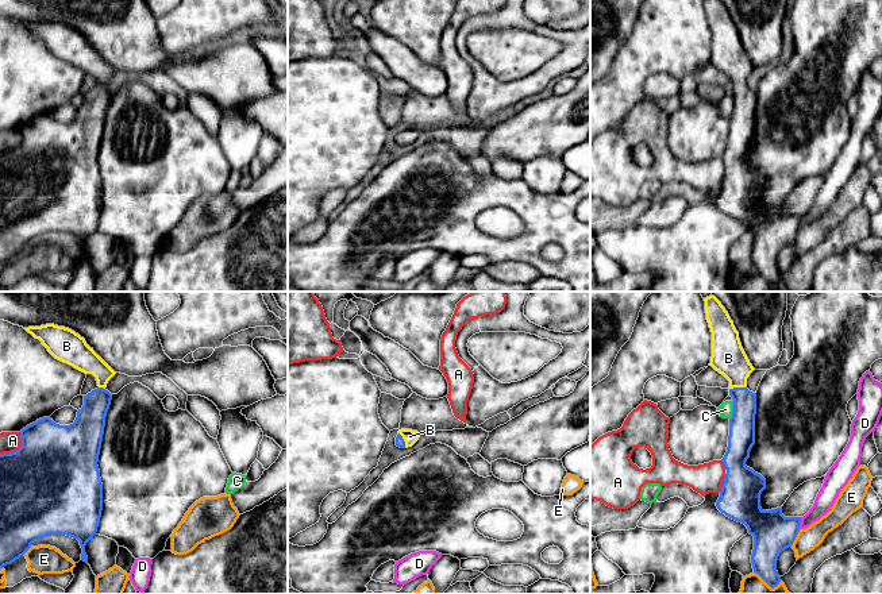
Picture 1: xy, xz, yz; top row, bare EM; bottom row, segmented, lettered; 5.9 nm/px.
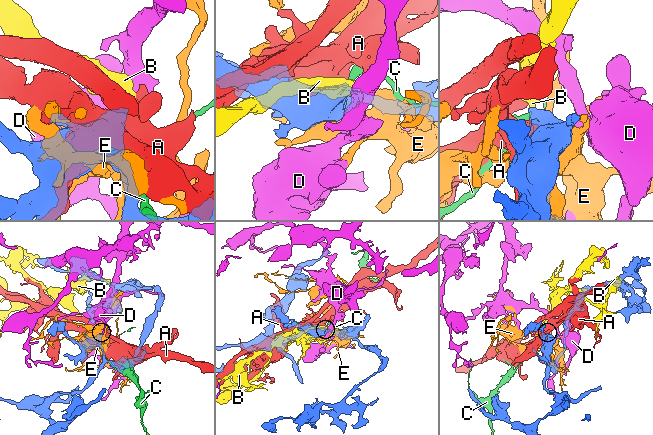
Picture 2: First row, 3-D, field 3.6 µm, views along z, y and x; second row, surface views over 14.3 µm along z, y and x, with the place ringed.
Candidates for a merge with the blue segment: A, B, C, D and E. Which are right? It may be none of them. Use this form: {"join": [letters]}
{"join": ["B"]}

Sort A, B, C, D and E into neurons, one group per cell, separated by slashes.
A / B / C / D / E

